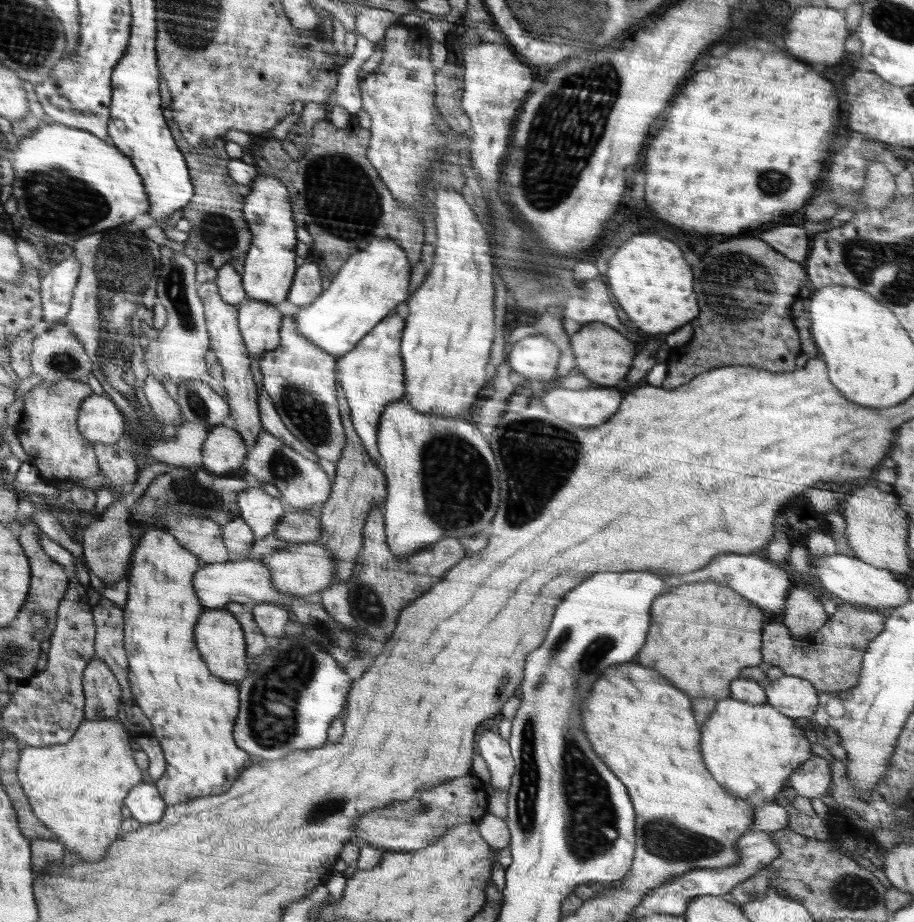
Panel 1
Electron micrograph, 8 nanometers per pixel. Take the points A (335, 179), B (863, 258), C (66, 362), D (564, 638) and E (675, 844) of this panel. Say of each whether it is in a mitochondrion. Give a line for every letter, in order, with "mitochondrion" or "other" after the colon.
A: mitochondrion
B: mitochondrion
C: mitochondrion
D: mitochondrion
E: mitochondrion

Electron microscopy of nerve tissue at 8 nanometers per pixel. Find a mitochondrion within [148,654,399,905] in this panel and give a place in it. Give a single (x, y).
(320, 812)

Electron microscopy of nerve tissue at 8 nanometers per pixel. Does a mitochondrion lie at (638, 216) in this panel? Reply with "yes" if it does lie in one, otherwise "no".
no

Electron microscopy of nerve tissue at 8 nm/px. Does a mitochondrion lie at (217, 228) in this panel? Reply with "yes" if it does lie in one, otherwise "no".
yes

